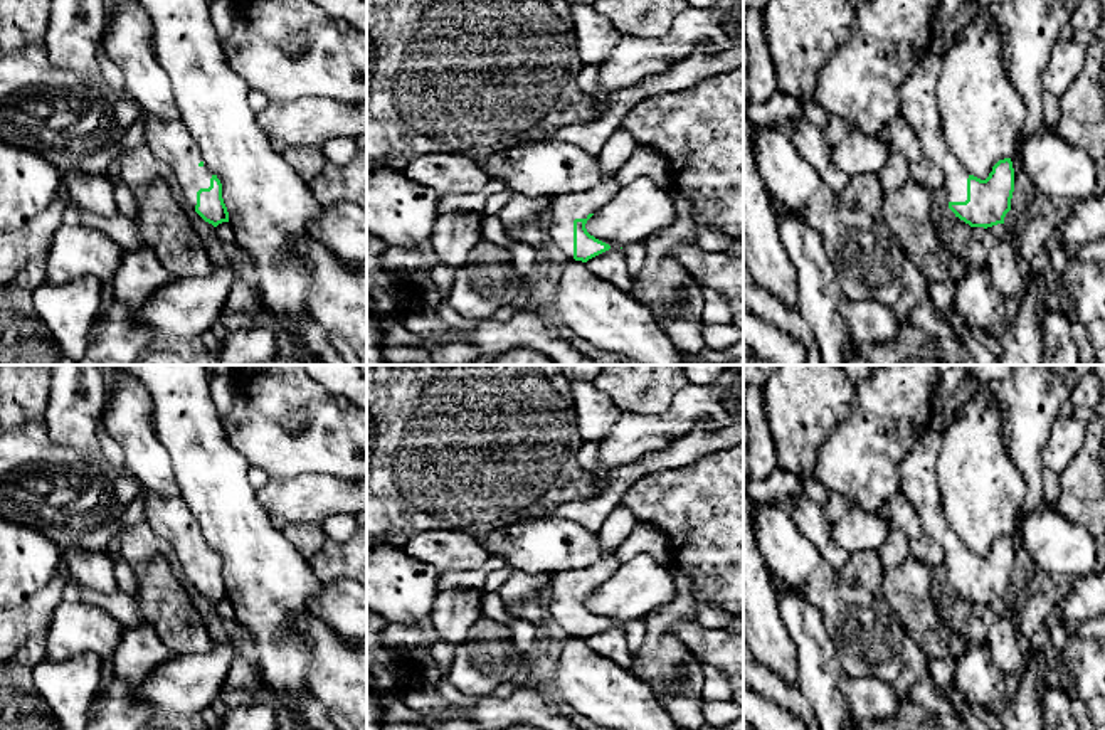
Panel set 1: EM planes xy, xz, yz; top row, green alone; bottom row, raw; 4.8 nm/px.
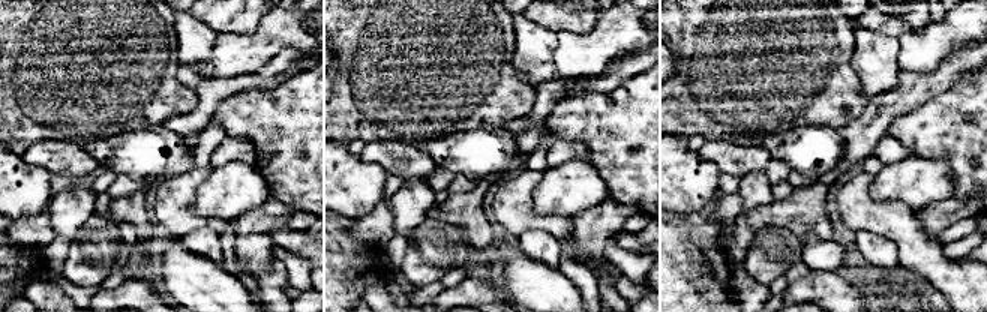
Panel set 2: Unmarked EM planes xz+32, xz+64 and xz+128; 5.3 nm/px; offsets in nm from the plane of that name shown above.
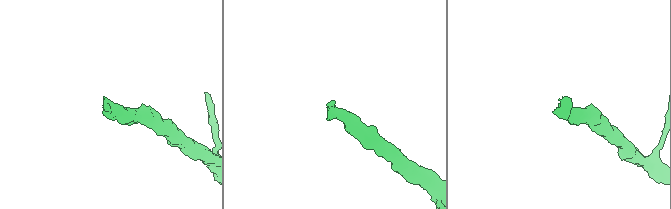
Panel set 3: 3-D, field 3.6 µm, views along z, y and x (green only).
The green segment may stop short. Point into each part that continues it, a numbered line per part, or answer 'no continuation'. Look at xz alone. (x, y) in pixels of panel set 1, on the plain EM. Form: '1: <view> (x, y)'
1: xz (565, 586)

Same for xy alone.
1: xy (170, 518)

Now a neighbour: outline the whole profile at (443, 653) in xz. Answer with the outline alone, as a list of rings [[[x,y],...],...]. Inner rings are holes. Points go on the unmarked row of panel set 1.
[[[439,637],[426,648],[426,653],[439,664],[442,678],[446,678],[454,661],[456,648]]]

